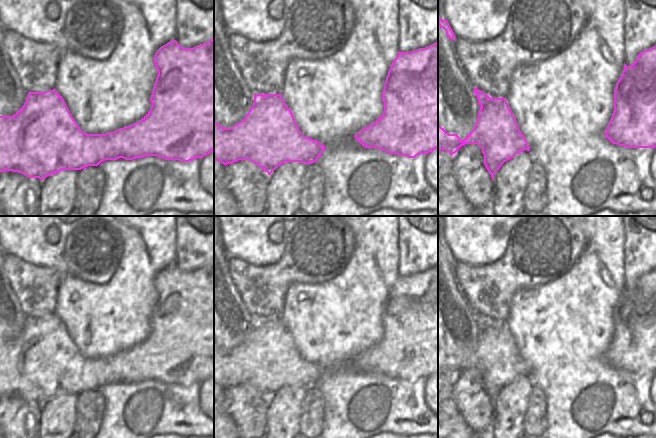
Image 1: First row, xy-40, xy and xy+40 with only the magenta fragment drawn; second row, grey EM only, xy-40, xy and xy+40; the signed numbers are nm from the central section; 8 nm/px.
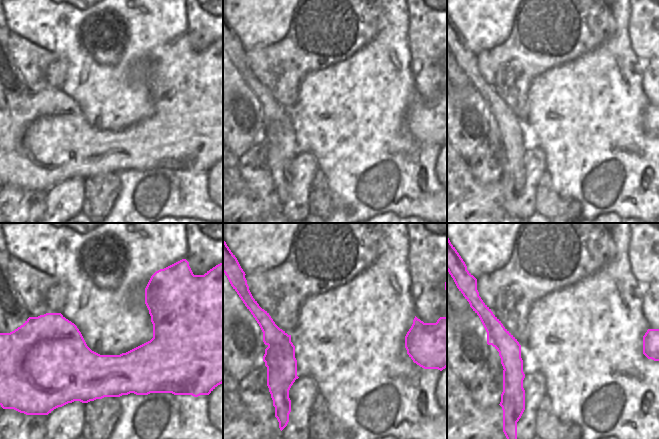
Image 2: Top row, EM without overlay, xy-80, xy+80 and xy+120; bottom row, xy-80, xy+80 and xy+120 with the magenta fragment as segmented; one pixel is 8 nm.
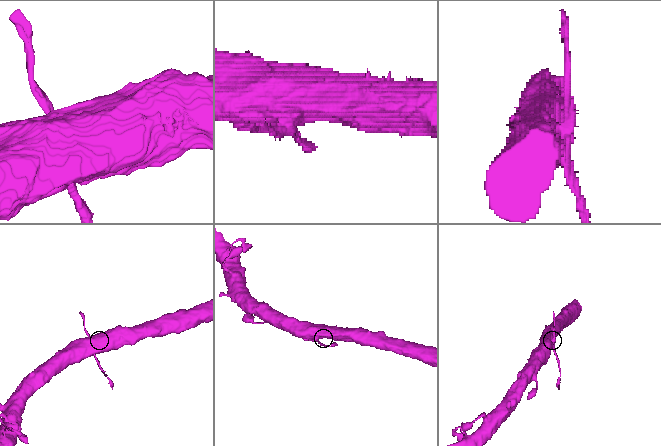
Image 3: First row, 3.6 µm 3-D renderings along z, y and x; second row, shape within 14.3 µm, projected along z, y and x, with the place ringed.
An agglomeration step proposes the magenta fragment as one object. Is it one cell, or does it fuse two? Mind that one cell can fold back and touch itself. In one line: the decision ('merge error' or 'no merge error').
merge error

